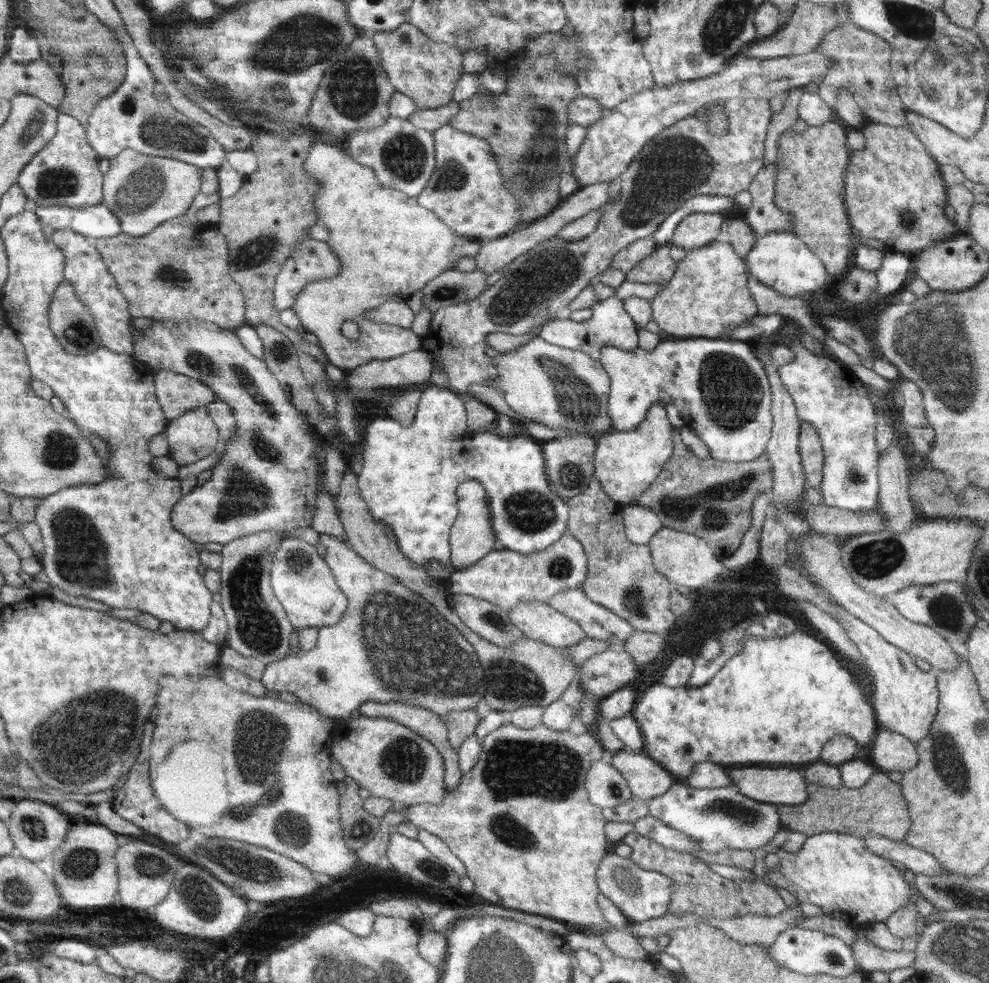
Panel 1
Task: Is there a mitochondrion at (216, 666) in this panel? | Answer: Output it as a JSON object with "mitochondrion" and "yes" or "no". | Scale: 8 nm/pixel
{"mitochondrion":"no"}

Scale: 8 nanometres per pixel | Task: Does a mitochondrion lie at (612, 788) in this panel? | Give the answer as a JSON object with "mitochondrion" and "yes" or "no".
{"mitochondrion":"yes"}

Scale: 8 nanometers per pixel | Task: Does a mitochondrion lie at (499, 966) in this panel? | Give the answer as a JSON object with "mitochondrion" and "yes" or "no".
{"mitochondrion":"yes"}

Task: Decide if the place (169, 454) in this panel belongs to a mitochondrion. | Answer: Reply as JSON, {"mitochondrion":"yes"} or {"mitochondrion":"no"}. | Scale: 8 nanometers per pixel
{"mitochondrion":"no"}

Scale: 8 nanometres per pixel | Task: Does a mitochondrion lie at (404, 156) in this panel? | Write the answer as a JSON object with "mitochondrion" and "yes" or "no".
{"mitochondrion":"yes"}

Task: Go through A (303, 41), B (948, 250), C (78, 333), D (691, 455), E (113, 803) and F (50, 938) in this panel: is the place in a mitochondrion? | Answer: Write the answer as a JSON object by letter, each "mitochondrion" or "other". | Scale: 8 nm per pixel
{"A":"mitochondrion","B":"other","C":"mitochondrion","D":"other","E":"other","F":"other"}

